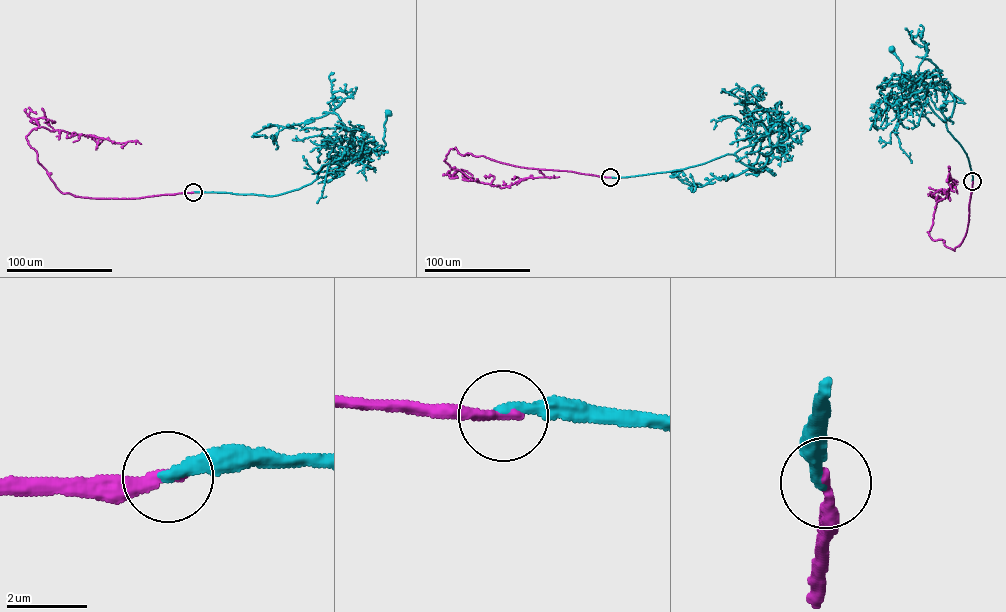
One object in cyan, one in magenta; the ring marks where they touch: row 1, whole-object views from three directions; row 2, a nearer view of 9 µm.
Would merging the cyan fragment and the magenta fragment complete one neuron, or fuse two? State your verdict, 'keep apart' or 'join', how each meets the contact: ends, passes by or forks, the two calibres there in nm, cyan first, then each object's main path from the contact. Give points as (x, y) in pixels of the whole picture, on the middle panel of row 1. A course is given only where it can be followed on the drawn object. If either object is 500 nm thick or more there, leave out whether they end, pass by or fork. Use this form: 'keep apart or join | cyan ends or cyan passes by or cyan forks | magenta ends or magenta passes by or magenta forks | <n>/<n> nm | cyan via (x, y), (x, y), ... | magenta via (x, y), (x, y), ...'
join | cyan ends | magenta ends | 300/300 nm | cyan via (610, 177), (683, 169), (730, 154), (757, 170), (764, 165), (773, 146), (803, 130), (801, 127), (806, 129) | magenta via (610, 177), (519, 167), (464, 155), (455, 147), (444, 161), (472, 180), (501, 187), (523, 178), (559, 176)

